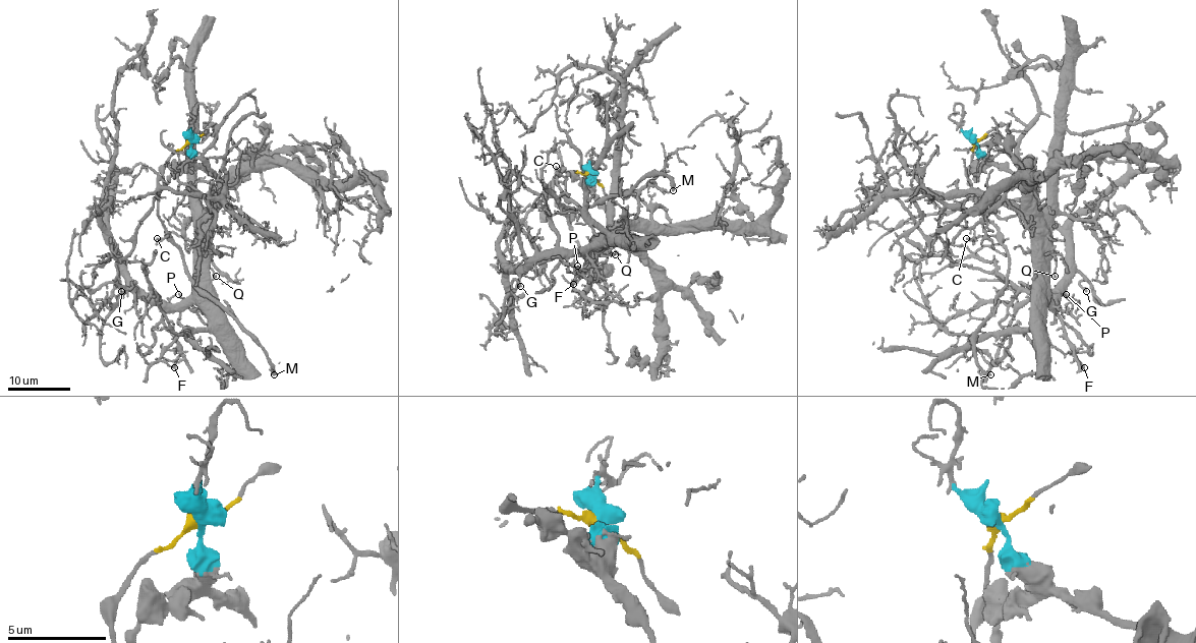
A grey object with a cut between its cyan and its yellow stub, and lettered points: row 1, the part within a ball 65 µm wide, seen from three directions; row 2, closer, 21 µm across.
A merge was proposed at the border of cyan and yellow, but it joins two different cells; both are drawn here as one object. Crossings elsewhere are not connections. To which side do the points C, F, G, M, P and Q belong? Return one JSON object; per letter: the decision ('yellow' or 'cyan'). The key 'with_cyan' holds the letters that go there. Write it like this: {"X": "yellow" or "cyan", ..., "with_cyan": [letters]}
{"C": "yellow", "F": "cyan", "G": "cyan", "M": "yellow", "P": "cyan", "Q": "cyan", "with_cyan": ["F", "G", "P", "Q"]}

